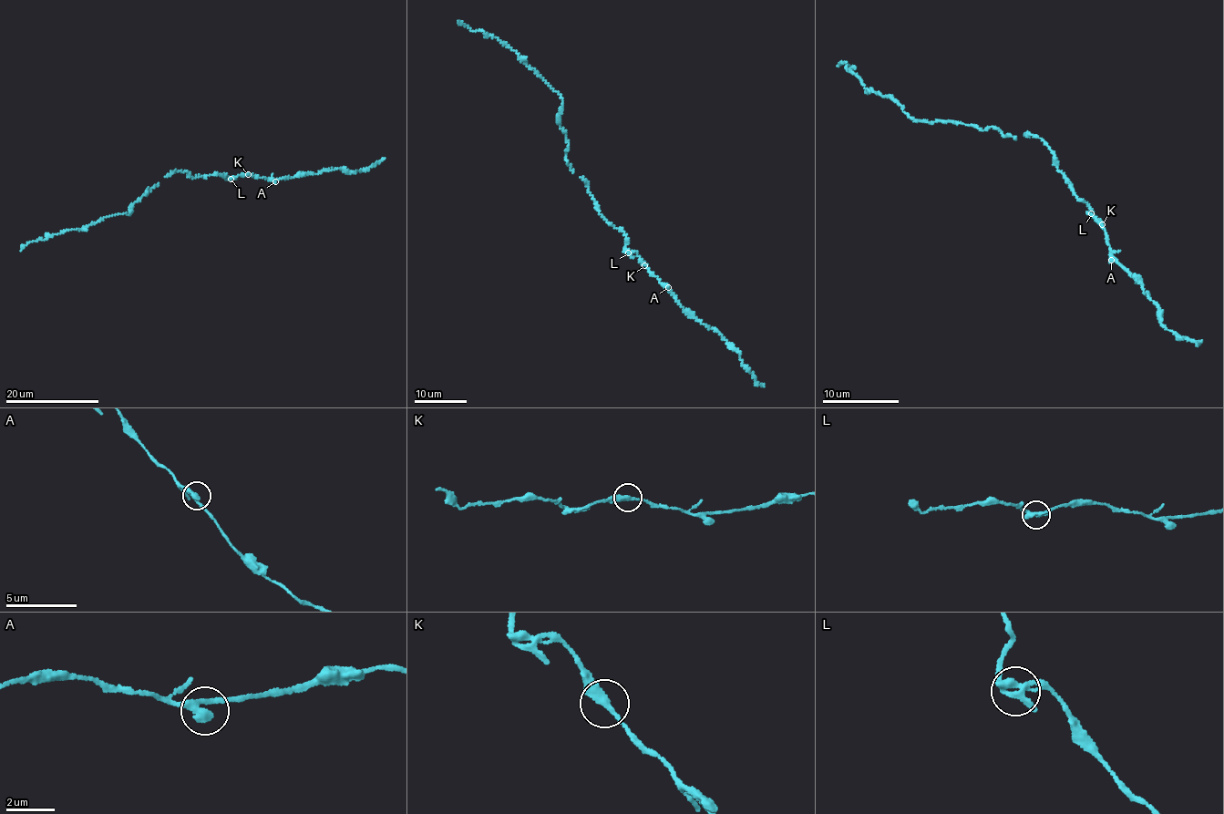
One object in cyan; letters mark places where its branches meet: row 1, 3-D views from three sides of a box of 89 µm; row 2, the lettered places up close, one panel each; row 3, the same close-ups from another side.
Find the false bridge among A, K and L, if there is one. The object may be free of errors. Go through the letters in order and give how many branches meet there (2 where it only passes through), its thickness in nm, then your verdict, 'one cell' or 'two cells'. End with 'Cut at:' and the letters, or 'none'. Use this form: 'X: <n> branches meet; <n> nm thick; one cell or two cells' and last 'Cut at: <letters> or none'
A: 2 branches meet; 320 nm thick; one cell
K: 2 branches meet; 360 nm thick; one cell
L: 2 branches meet; 340 nm thick; one cell
Cut at: none

